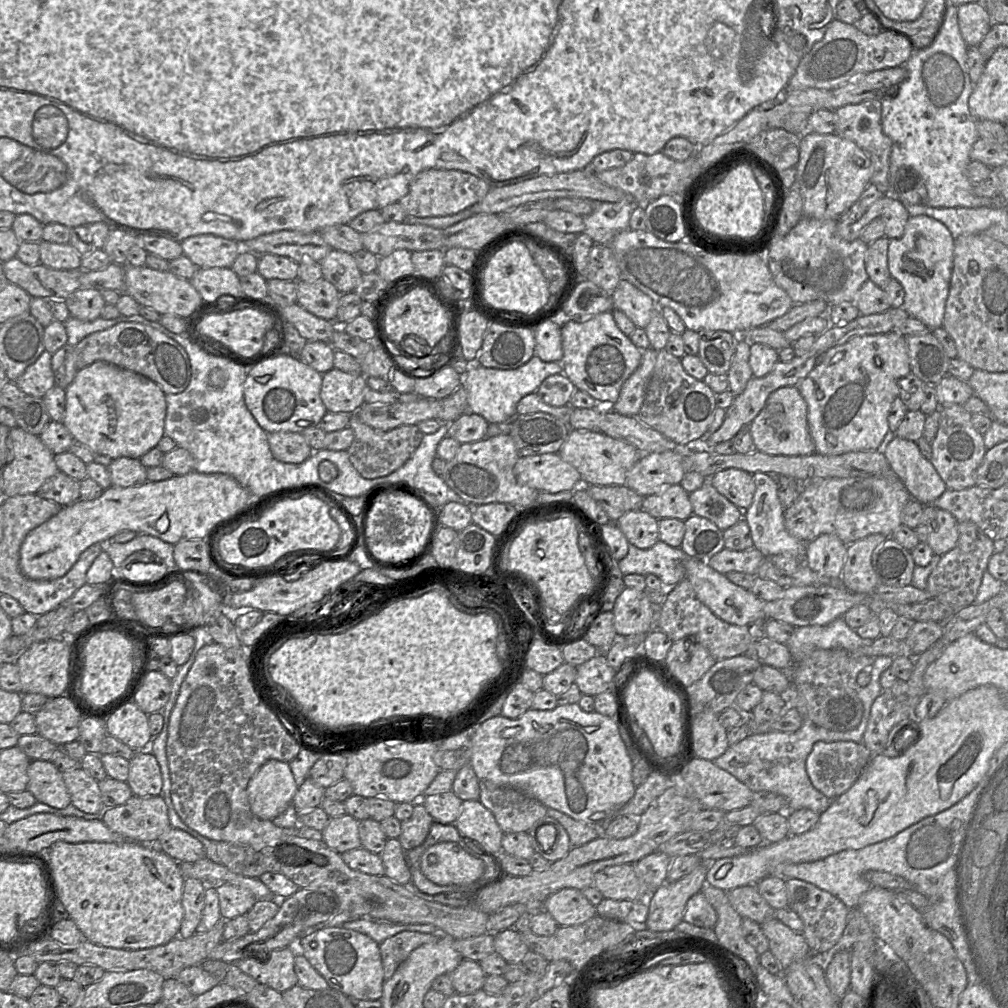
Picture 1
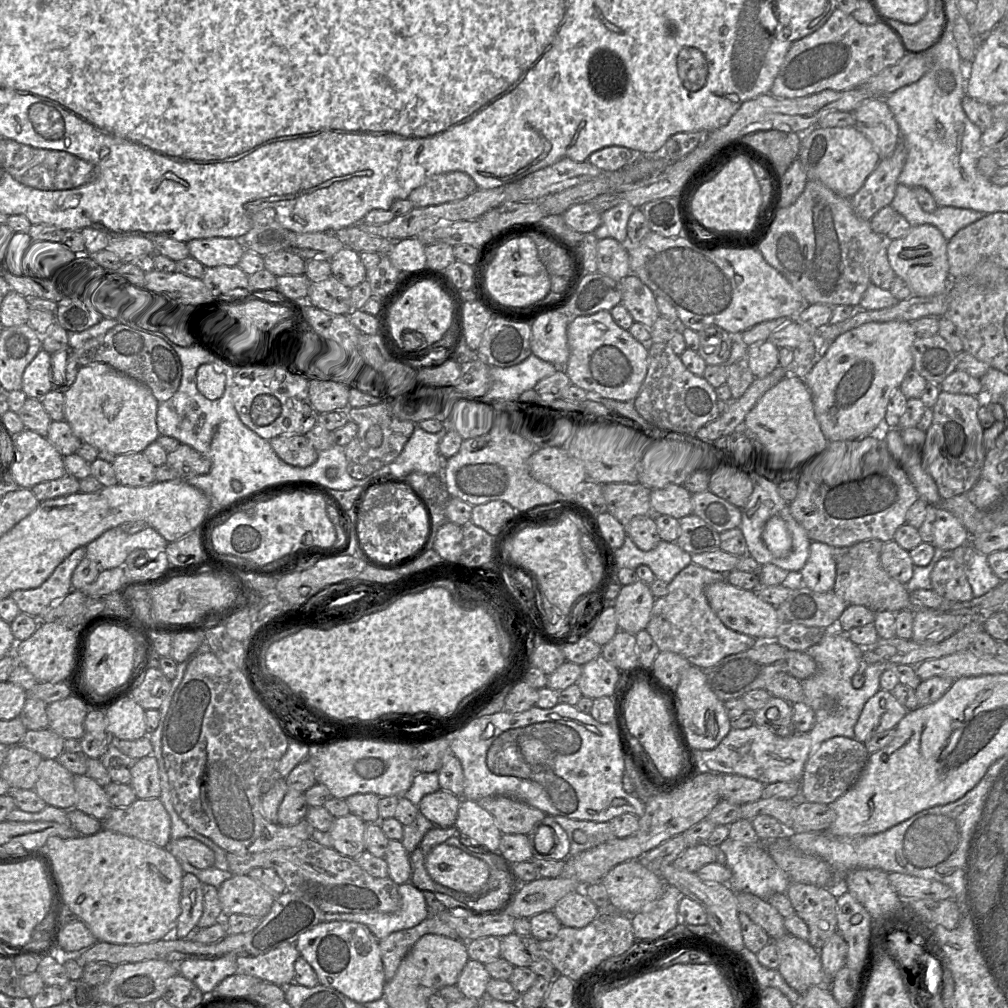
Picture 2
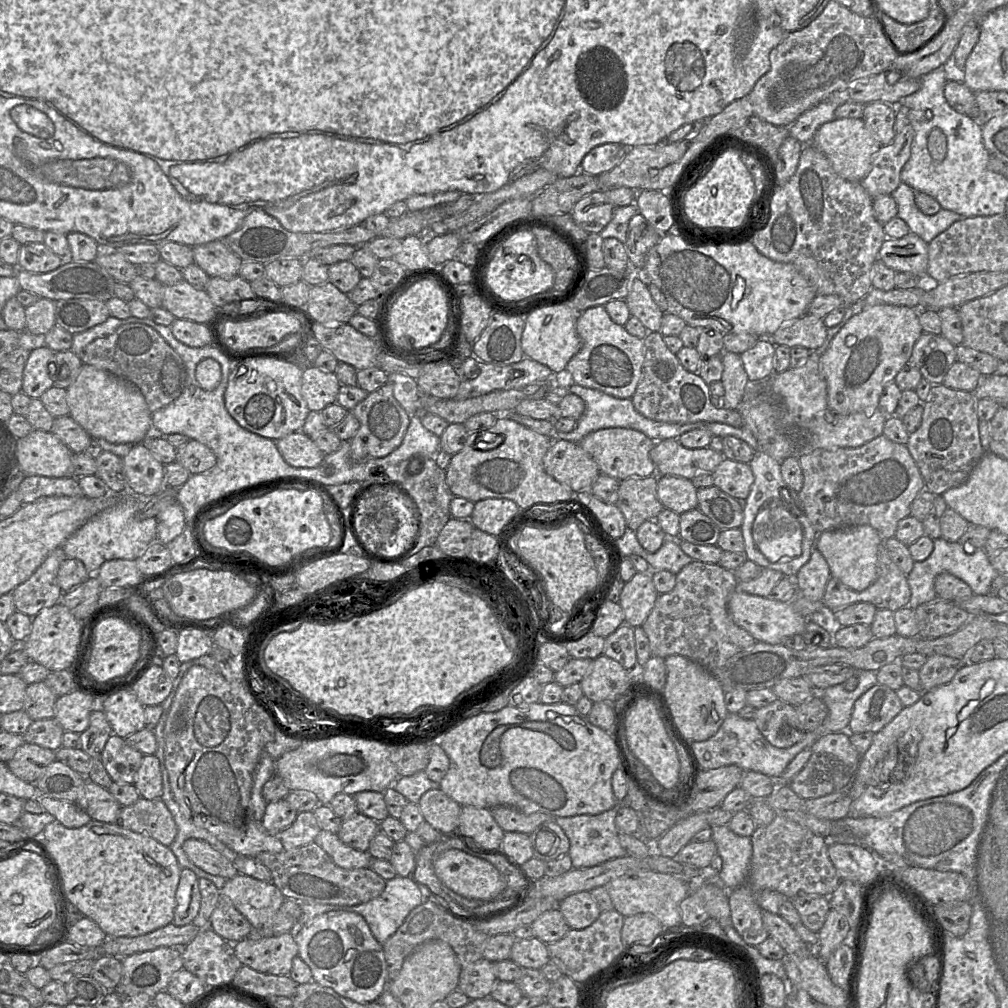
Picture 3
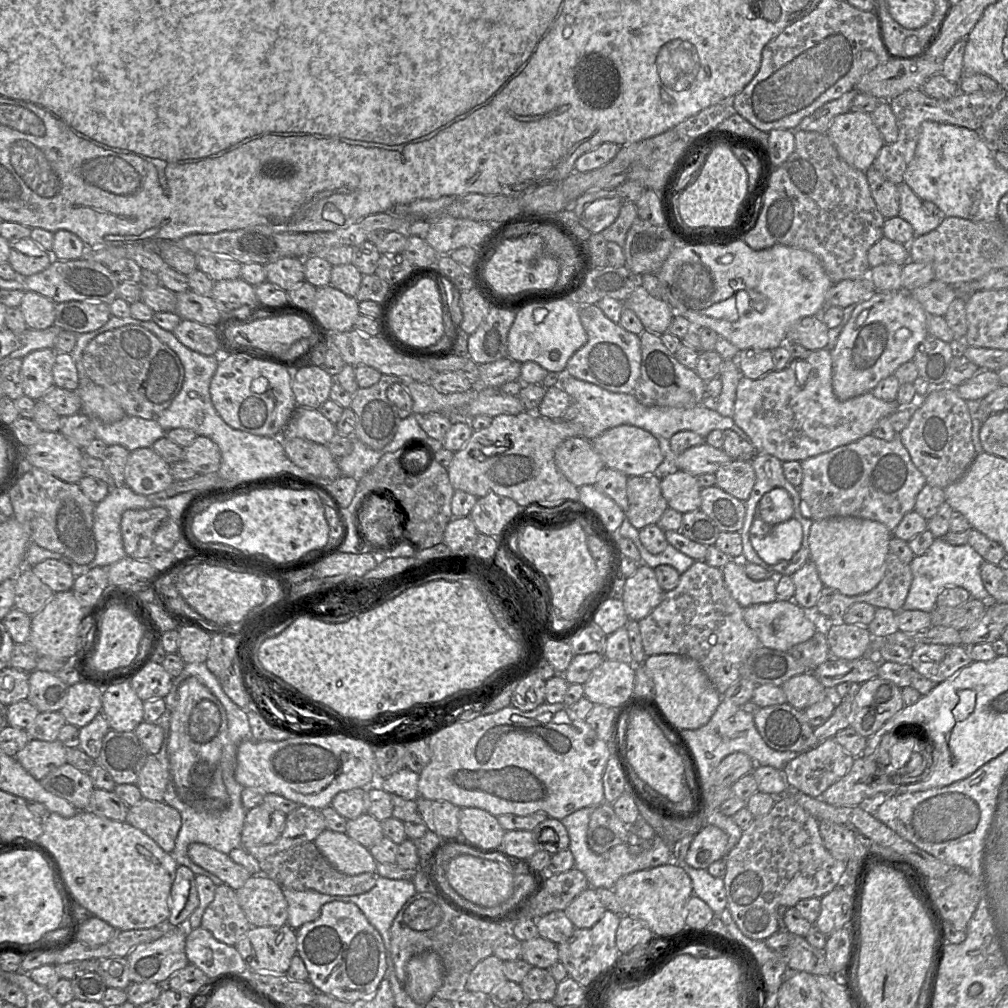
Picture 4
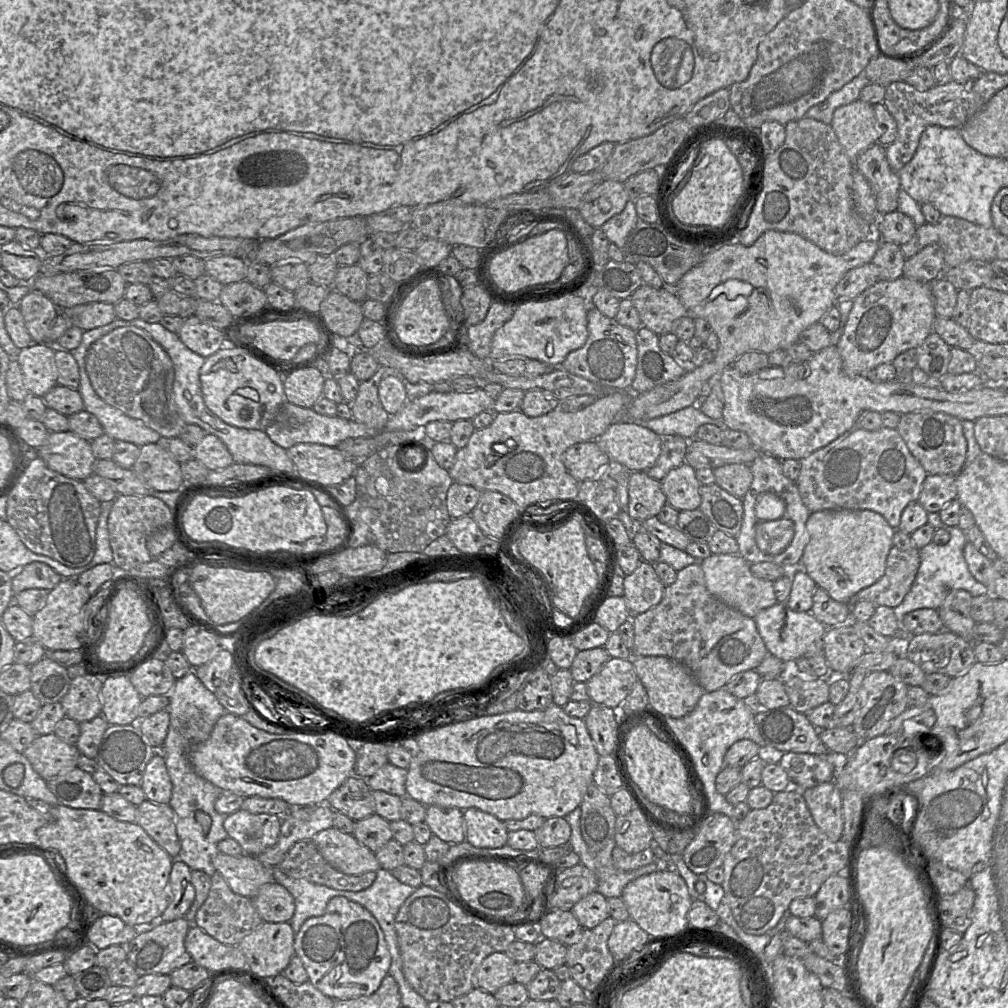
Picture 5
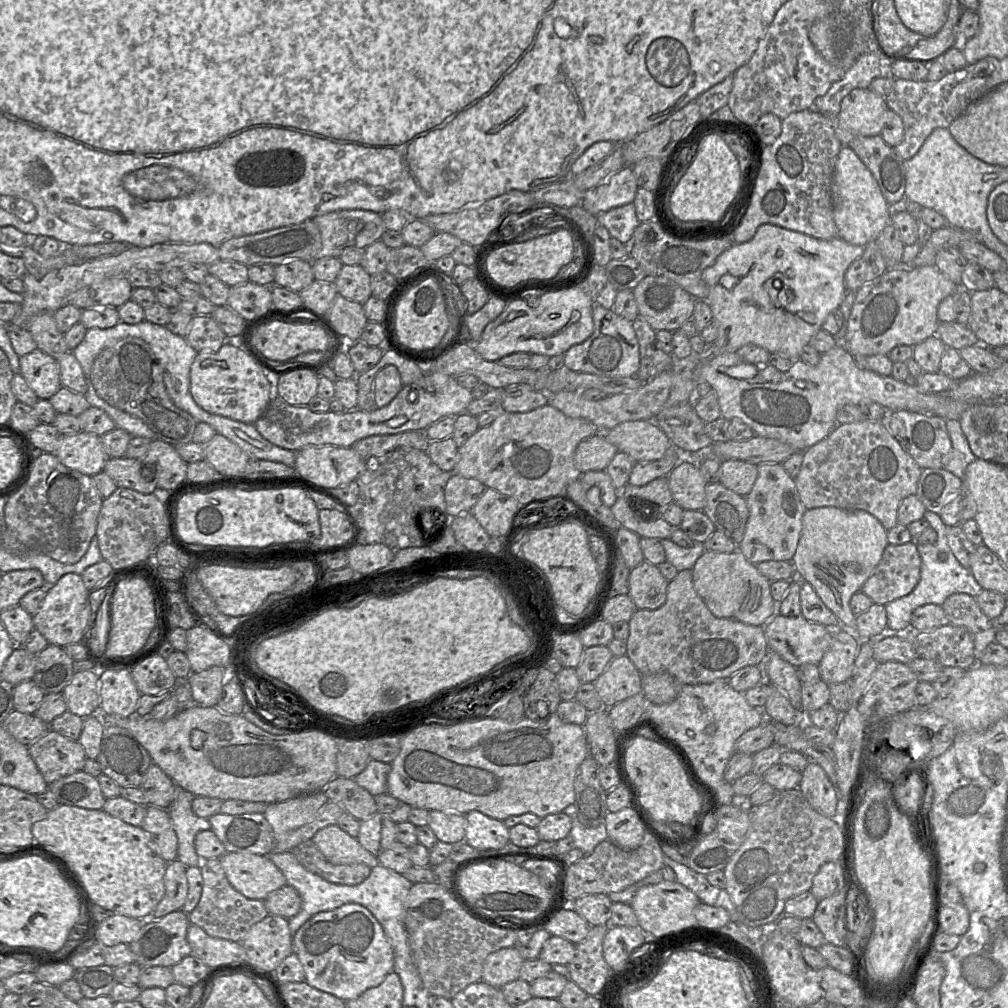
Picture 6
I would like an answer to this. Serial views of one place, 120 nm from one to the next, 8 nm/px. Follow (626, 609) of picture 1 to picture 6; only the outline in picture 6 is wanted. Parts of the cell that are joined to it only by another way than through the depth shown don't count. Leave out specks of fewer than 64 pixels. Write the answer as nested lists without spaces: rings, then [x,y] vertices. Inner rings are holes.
[[[643,561],[630,571],[628,595],[637,609],[657,609],[666,601],[668,583],[656,565]]]

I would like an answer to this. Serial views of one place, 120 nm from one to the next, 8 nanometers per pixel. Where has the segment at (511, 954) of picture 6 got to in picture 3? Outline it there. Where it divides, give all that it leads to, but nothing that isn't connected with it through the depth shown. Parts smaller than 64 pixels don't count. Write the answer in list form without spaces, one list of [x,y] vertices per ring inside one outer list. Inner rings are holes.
[[[480,959],[461,969],[458,989],[471,1000],[490,997],[497,982],[494,974],[494,963]]]

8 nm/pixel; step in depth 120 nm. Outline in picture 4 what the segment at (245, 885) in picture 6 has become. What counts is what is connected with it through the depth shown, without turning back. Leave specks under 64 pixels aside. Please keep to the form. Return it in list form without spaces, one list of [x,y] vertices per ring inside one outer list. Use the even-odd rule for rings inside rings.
[[[202,843],[188,847],[190,859],[212,873],[233,890],[240,889],[252,874],[242,865],[235,863],[227,854]]]

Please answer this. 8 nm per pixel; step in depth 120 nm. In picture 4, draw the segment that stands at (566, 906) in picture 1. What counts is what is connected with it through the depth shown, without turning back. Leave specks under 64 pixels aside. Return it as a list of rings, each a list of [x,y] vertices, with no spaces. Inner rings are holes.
[[[589,887],[567,906],[564,913],[576,929],[585,929],[595,925],[605,911],[597,890]]]

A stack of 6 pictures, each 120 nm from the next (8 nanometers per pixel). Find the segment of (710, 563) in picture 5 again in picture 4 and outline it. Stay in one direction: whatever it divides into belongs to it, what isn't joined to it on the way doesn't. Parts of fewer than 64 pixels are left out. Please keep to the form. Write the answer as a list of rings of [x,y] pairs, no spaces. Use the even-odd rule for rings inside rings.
[[[732,559],[721,568],[726,587],[738,604],[746,608],[777,601],[776,578],[778,576],[771,575],[765,580],[753,581],[744,570],[744,563]]]

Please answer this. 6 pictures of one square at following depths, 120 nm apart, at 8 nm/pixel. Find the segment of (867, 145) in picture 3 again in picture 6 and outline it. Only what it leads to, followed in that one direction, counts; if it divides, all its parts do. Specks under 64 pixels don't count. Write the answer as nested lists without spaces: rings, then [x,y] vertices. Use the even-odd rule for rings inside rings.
[[[869,87],[854,89],[841,101],[839,124],[859,136],[878,136],[888,110],[885,98]]]

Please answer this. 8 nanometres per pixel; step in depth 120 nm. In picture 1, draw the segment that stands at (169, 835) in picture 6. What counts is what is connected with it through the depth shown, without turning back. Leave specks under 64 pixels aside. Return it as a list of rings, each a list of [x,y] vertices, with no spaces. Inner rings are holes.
[[[133,795],[125,804],[104,809],[102,821],[127,840],[152,846],[157,846],[159,838],[171,827],[161,796]]]

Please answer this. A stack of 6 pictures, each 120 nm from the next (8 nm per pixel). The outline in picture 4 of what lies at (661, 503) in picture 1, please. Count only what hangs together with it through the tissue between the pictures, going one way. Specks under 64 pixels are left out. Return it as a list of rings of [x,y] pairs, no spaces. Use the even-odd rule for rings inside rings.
[[[664,470],[661,491],[668,504],[681,514],[696,511],[701,506],[701,487],[697,477],[682,470]]]

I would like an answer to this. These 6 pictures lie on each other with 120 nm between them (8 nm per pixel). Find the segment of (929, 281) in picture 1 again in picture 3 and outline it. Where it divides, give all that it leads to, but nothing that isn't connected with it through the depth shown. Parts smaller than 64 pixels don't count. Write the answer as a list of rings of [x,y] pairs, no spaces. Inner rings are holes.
[[[912,233],[900,239],[886,238],[878,259],[895,272],[910,272],[926,277],[928,243]]]

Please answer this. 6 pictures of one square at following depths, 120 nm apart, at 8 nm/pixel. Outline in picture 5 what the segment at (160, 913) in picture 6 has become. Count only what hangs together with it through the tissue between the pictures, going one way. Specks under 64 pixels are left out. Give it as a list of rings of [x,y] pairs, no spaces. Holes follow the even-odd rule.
[[[174,859],[169,875],[169,904],[158,921],[172,921],[185,917],[194,898],[191,869],[184,862]]]

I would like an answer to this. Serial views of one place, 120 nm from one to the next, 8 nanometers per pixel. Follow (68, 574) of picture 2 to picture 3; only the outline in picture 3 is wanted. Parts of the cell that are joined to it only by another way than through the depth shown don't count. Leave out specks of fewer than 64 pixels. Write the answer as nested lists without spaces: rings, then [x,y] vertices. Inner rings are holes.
[[[55,549],[25,582],[11,592],[17,611],[34,617],[41,609],[60,602],[63,591],[58,585],[57,574],[65,559],[63,549]]]

